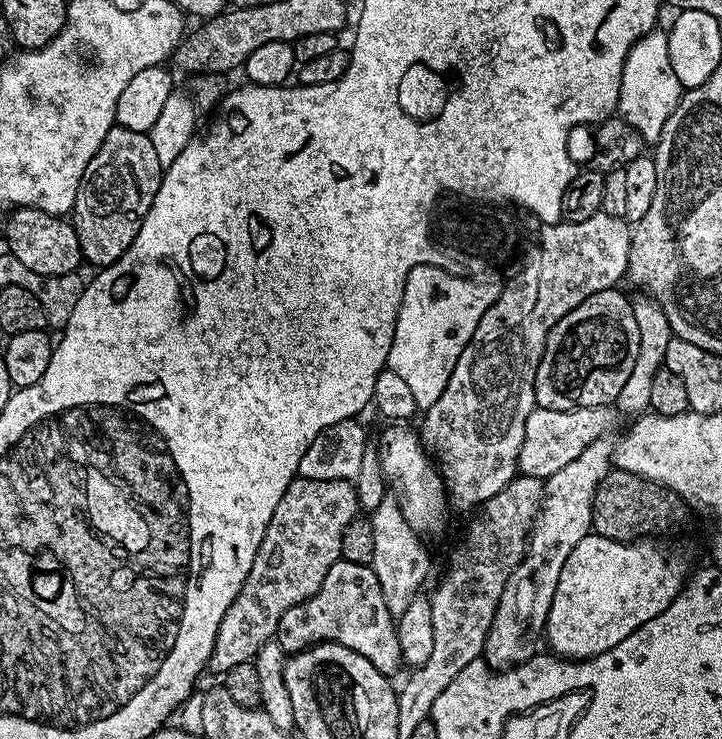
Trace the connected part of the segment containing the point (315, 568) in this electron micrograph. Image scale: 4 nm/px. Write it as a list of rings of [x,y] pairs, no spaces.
[[[301,480],[292,481],[292,485],[282,494],[282,502],[274,510],[274,518],[270,518],[270,526],[266,526],[266,534],[256,551],[254,566],[242,586],[242,590],[230,602],[230,610],[222,618],[216,635],[216,645],[208,659],[207,671],[223,674],[234,670],[234,666],[242,666],[247,660],[255,661],[260,647],[269,643],[278,630],[278,618],[290,610],[290,606],[298,606],[306,602],[322,586],[326,574],[330,574],[330,566],[342,557],[342,534],[346,534],[346,526],[357,519],[361,511],[355,487],[347,480]]]

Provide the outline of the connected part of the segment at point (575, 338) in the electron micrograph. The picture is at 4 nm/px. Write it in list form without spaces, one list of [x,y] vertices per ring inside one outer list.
[[[615,287],[602,290],[598,294],[590,294],[590,298],[586,298],[586,302],[574,306],[574,310],[570,310],[570,314],[566,314],[566,318],[559,320],[550,330],[550,334],[546,338],[542,362],[538,362],[538,374],[534,378],[534,394],[536,395],[537,408],[562,410],[563,412],[578,410],[579,408],[602,408],[611,405],[618,398],[618,394],[622,394],[622,386],[626,386],[626,378],[630,378],[630,370],[634,370],[634,358],[638,358],[638,322],[634,322],[631,299],[627,295],[624,297],[620,291],[619,287]]]

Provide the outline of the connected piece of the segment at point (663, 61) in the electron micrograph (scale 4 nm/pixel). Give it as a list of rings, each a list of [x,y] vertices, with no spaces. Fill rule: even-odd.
[[[653,30],[643,36],[630,50],[622,70],[622,86],[620,87],[619,115],[623,116],[634,130],[638,130],[645,145],[655,145],[662,134],[662,126],[666,126],[666,118],[678,106],[682,89],[678,82],[678,74],[674,74],[674,66],[670,66],[670,50],[668,38],[663,31]]]

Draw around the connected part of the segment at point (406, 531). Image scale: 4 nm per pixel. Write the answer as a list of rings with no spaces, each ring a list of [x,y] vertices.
[[[386,498],[377,509],[370,513],[374,530],[374,558],[371,567],[378,578],[378,586],[382,586],[382,598],[386,598],[386,606],[393,618],[398,618],[410,606],[410,602],[421,591],[424,579],[428,576],[428,552],[424,549],[421,537],[406,522],[399,503],[395,499]]]

